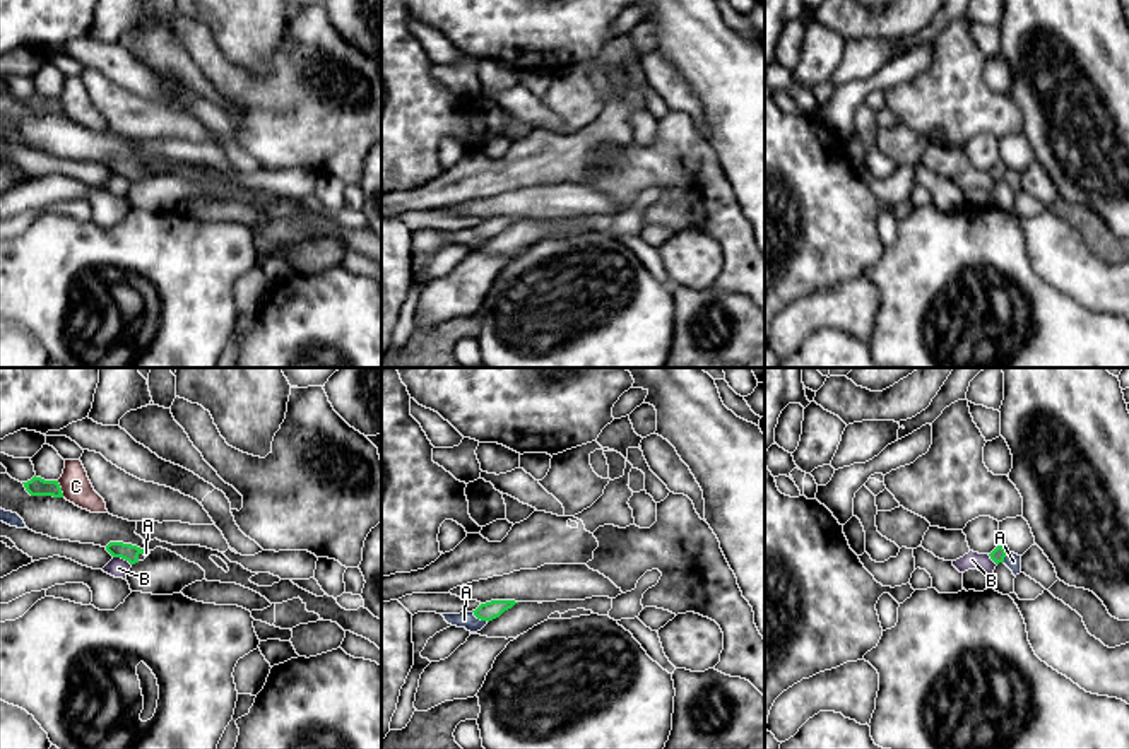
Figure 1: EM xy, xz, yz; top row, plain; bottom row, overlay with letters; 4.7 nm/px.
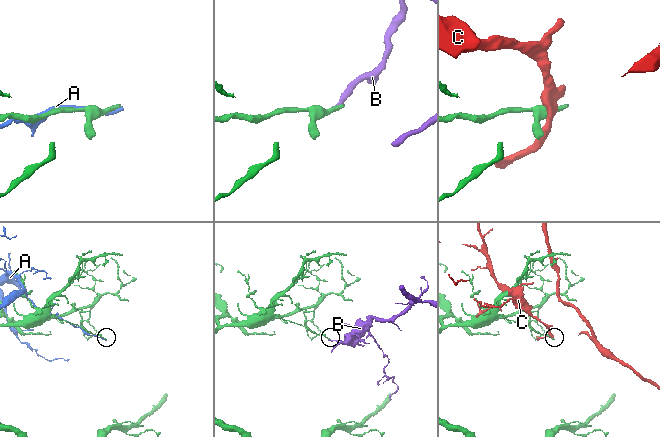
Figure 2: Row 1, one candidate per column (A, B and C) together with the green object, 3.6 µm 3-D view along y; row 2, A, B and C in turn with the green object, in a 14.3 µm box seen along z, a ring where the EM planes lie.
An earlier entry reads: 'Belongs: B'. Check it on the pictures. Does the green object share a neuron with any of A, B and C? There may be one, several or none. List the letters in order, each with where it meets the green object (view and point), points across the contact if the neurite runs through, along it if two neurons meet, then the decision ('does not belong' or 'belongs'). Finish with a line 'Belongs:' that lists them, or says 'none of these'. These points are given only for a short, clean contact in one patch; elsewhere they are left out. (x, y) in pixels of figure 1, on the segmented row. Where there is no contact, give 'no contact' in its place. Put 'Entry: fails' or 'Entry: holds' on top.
Entry: fails
A: contact xz (479, 618); does not belong
B: contact xy (122, 558); border xy (113, 556), (120, 556), (130, 565); does not belong
C: contact xy (60, 489); does not belong
Belongs: none of these

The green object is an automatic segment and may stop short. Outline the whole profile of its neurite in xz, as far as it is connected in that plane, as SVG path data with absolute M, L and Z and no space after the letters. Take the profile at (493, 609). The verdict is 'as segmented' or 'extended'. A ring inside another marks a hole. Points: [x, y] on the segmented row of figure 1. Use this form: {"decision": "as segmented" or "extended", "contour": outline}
{"decision": "as segmented", "contour": "M491 600L486 604L481 604L474 612L474 616L481 621L493 621L496 617L499 617L505 610L511 609L515 604L515 600Z"}

